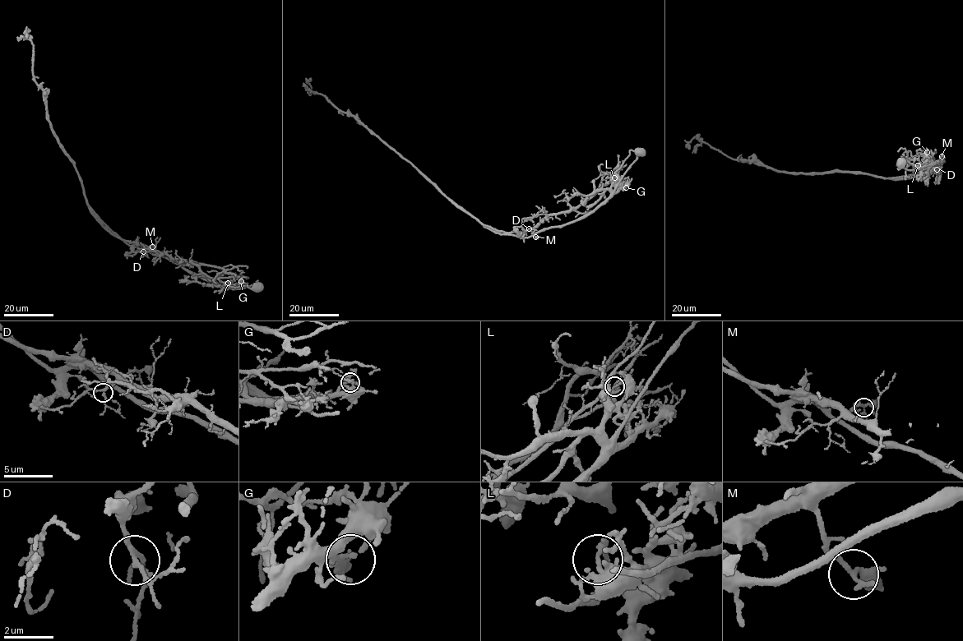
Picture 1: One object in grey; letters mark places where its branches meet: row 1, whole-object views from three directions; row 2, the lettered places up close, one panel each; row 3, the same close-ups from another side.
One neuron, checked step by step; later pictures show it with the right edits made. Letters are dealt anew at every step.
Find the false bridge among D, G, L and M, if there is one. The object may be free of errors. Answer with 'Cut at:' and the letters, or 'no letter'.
Cut at: L

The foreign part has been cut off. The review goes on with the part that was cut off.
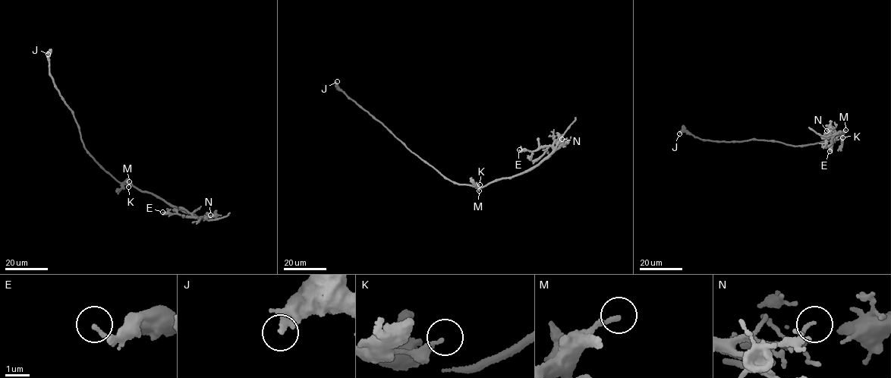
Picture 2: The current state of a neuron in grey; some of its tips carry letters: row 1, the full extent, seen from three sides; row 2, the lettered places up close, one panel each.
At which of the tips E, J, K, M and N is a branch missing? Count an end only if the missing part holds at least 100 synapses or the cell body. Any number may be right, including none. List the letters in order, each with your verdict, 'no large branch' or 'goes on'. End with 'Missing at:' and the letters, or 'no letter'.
E: no large branch
J: no large branch
K: no large branch
M: no large branch
N: no large branch
Missing at: no letter

